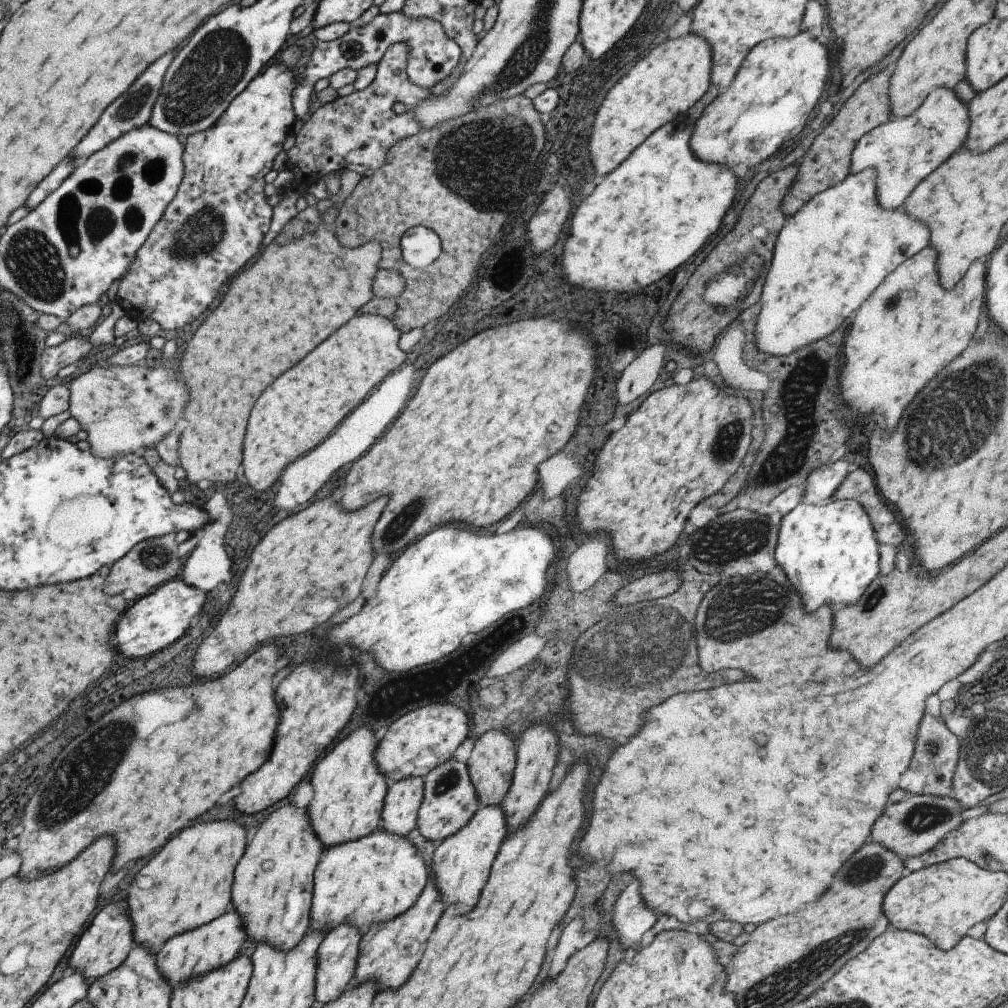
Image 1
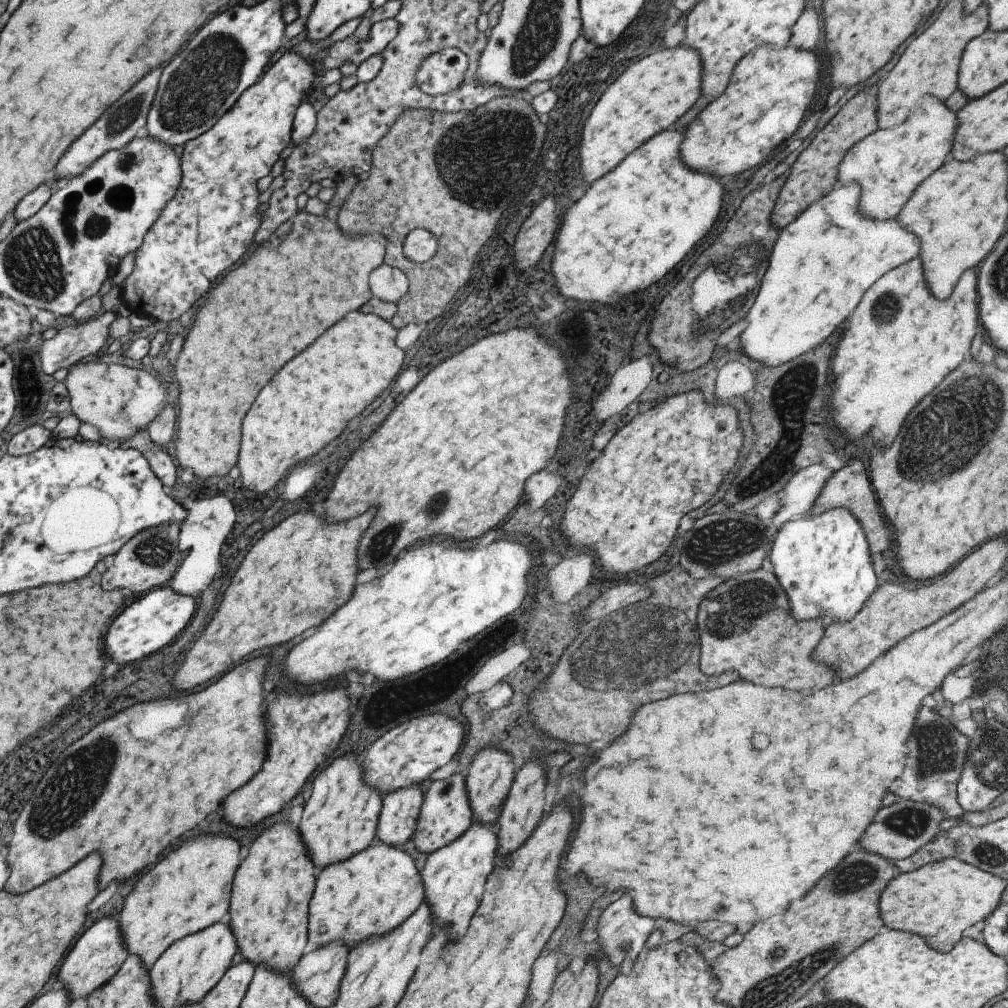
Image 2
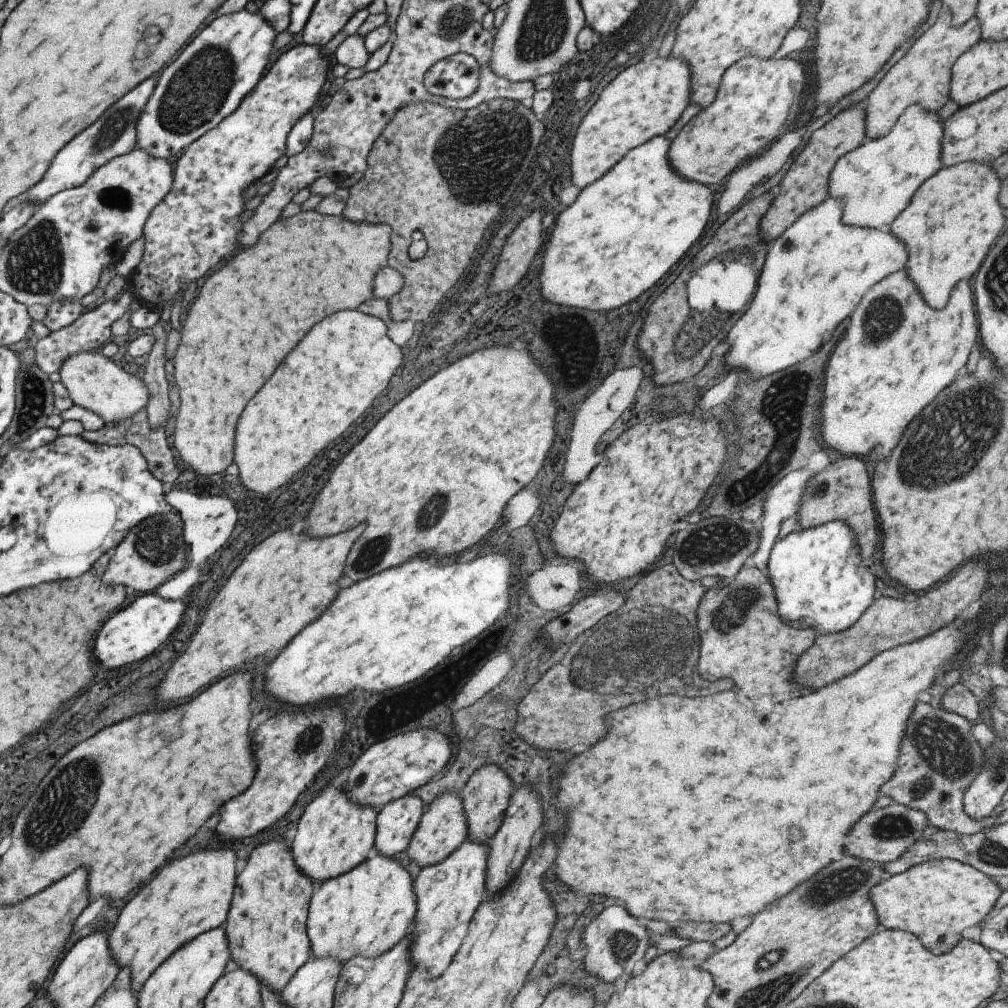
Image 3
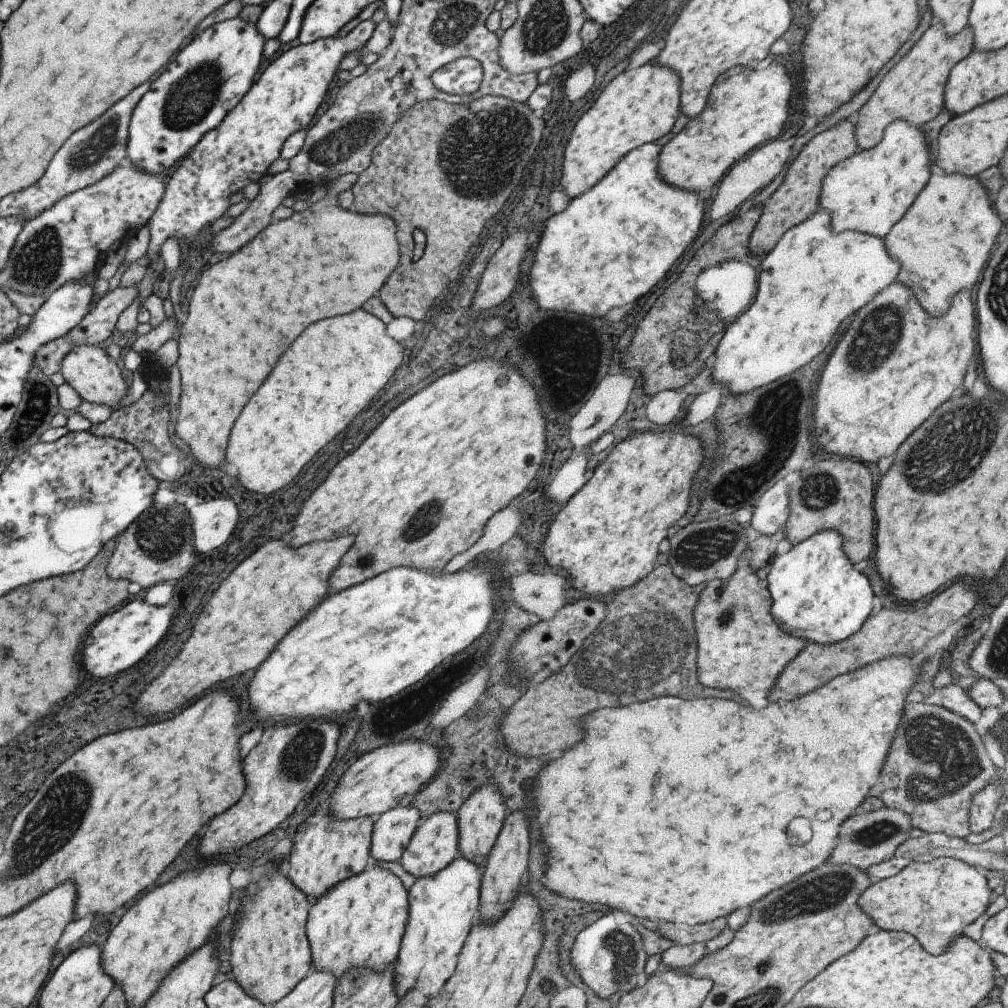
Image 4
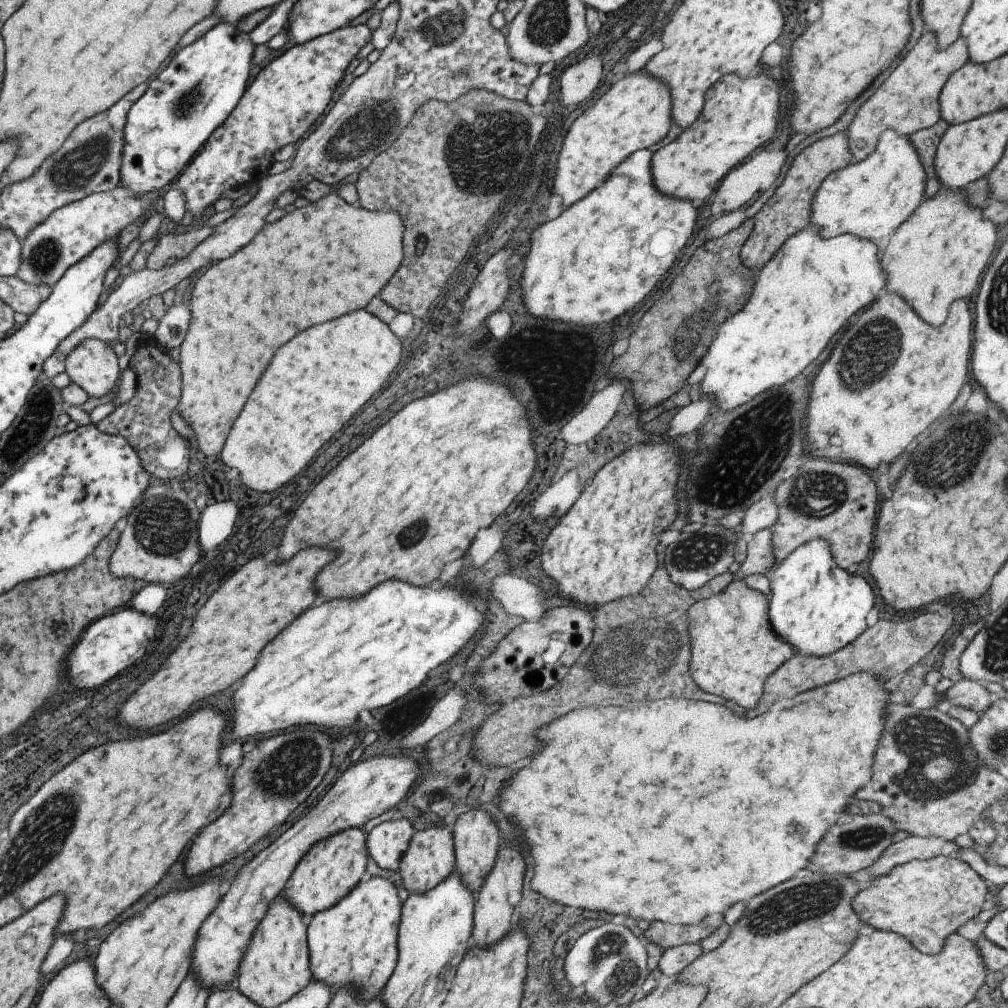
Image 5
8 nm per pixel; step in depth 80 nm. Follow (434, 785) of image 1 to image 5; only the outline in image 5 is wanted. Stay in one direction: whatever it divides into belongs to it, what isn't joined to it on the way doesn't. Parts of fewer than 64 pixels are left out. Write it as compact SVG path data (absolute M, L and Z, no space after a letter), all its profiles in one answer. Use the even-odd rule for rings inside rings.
M431 827L412 834L410 844L400 858L398 873L400 883L409 895L420 895L454 872L454 850L450 828Z

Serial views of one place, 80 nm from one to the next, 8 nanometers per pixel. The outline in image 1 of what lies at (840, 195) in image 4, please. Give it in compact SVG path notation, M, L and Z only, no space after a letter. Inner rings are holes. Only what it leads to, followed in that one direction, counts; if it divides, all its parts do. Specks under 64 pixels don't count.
M943 87L927 93L923 102L905 118L891 117L887 122L871 128L855 144L851 152L849 173L861 172L865 168L875 170L875 200L885 210L899 208L905 198L943 160L947 160L962 147L969 130L969 114L953 91Z

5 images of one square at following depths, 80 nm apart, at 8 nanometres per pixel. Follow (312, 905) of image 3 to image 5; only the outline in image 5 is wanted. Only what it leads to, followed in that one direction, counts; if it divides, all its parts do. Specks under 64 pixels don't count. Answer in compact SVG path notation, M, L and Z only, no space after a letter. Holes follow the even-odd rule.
M380 877L370 878L365 883L357 883L356 886L353 887L352 891L346 893L346 895L341 900L338 900L337 904L334 904L331 908L318 912L315 915L311 916L310 919L306 920L306 943L308 948L308 961L310 975L313 981L327 985L328 988L332 991L337 990L337 988L341 988L342 985L344 985L345 987L351 986L356 993L358 1000L362 1001L363 1003L375 999L380 994L382 988L385 986L386 980L389 978L389 975L393 972L393 969L395 968L398 955L396 938L398 924L401 916L400 908L402 906L399 906L398 892L396 890L397 889L387 879Z

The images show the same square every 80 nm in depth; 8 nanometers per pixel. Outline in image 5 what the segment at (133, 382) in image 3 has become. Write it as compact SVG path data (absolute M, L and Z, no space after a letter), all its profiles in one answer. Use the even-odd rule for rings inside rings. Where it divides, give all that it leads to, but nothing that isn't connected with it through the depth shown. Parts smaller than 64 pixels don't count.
M97 337L84 340L67 357L66 374L69 376L71 382L82 386L92 397L101 398L105 394L112 394L109 392L113 388L117 388L121 380L121 368L119 368L113 344L99 340Z

